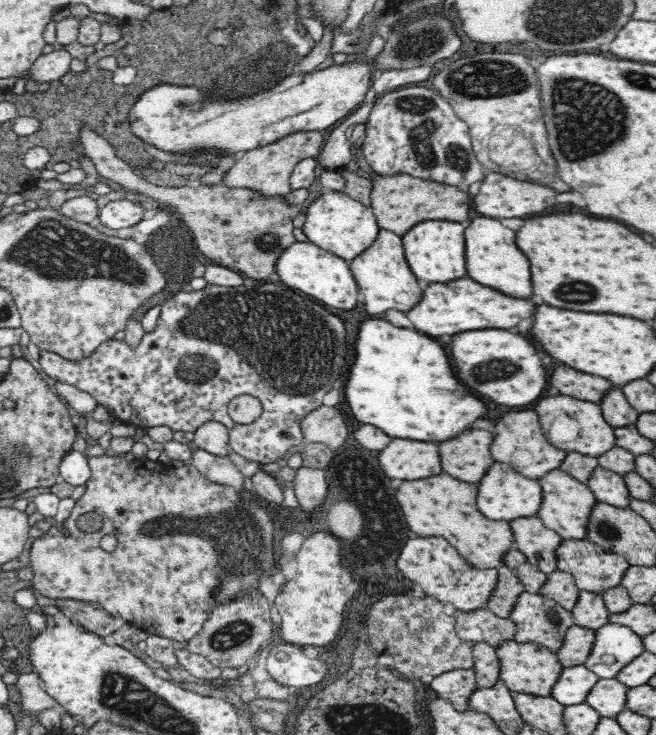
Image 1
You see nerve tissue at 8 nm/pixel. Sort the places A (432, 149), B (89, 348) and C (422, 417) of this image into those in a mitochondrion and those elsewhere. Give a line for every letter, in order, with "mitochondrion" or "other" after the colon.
A: mitochondrion
B: other
C: other

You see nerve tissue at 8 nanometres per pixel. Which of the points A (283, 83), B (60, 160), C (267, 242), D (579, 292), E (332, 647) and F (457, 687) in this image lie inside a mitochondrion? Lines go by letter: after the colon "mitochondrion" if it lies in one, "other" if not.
A: mitochondrion
B: other
C: mitochondrion
D: mitochondrion
E: other
F: other

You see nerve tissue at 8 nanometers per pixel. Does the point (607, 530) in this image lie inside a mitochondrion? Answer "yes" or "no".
yes

